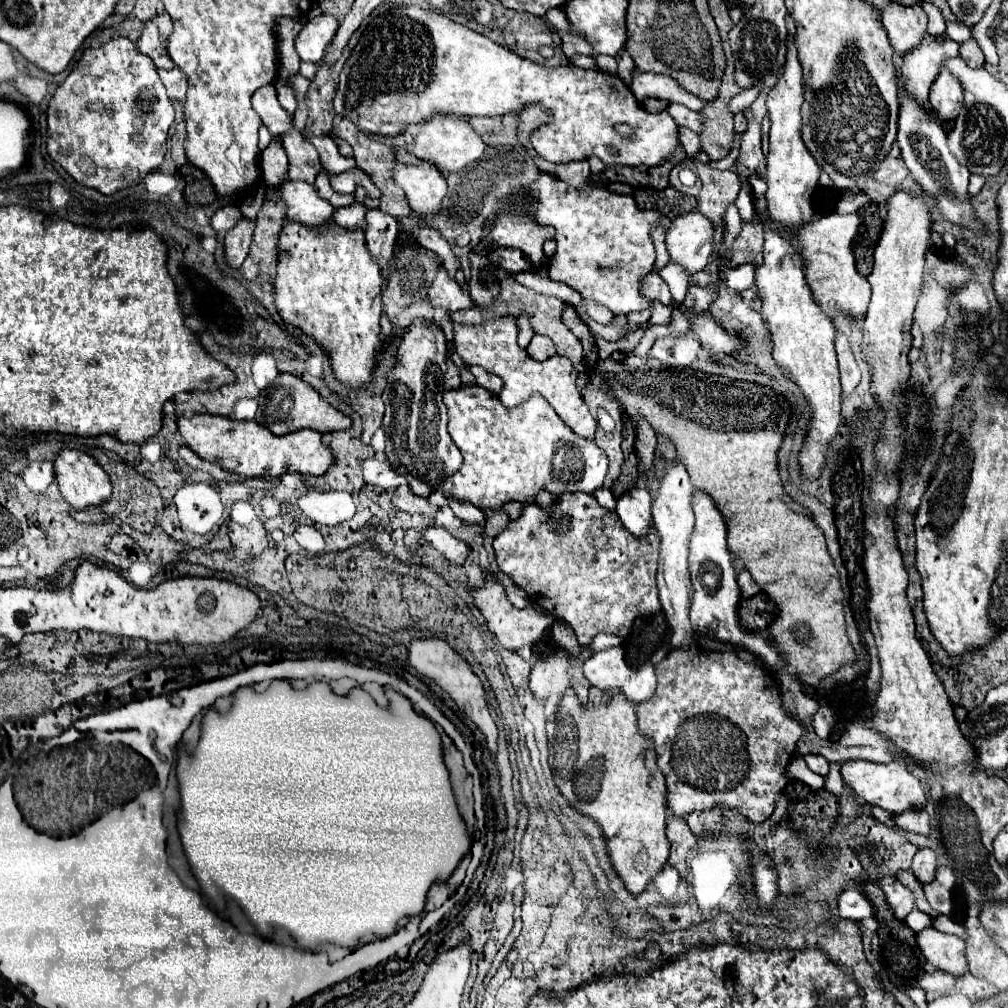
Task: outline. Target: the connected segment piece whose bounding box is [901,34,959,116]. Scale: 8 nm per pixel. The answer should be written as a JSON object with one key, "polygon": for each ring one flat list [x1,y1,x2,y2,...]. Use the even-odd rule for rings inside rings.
{"polygon":[[925,34,919,46,909,50,901,60,901,76,905,78,905,90,933,116,929,106,929,88,935,82,943,60,959,56,959,44,947,36]]}

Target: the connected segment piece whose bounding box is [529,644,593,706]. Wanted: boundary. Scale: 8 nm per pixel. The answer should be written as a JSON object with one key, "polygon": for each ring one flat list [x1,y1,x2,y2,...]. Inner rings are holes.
{"polygon":[[557,644,557,652,545,660,539,660,531,670,531,692,537,698,547,698,549,694,559,694,573,686,583,706,587,704,587,692,591,682,583,674,583,664,593,656,591,646,579,646,579,654,573,656,561,644]]}

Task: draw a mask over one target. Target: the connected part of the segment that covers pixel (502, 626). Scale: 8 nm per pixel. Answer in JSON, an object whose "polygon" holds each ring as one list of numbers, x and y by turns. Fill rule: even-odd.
{"polygon":[[491,580,491,582,485,582,483,588,479,590,473,590,473,596,475,596,475,606,481,610,481,614,487,618,487,626,489,630,497,636,499,644,503,648,509,648,509,650,519,650,521,646,525,644,533,644,540,640,546,628,549,628,553,624,553,616,551,614,545,614,541,610,537,610,535,606,527,606,523,610,515,608,507,598,505,598,505,590,501,588,501,584,497,580]]}

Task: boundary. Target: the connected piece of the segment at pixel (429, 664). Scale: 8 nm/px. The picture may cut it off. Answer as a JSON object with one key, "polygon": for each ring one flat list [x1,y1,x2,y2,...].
{"polygon":[[413,638,411,644,409,644,409,664,421,672,423,676,435,680,445,692,449,692,449,696,457,702,457,706,461,710,465,710,465,716,469,716,477,726,479,730,485,734,487,738,487,746,489,746,489,752,491,756,497,754,497,726,489,714,489,708,487,708,487,700,485,700,485,690,483,690,483,684,481,680,477,678,477,674,473,672,471,664,461,658,449,644,447,640,443,638]]}

